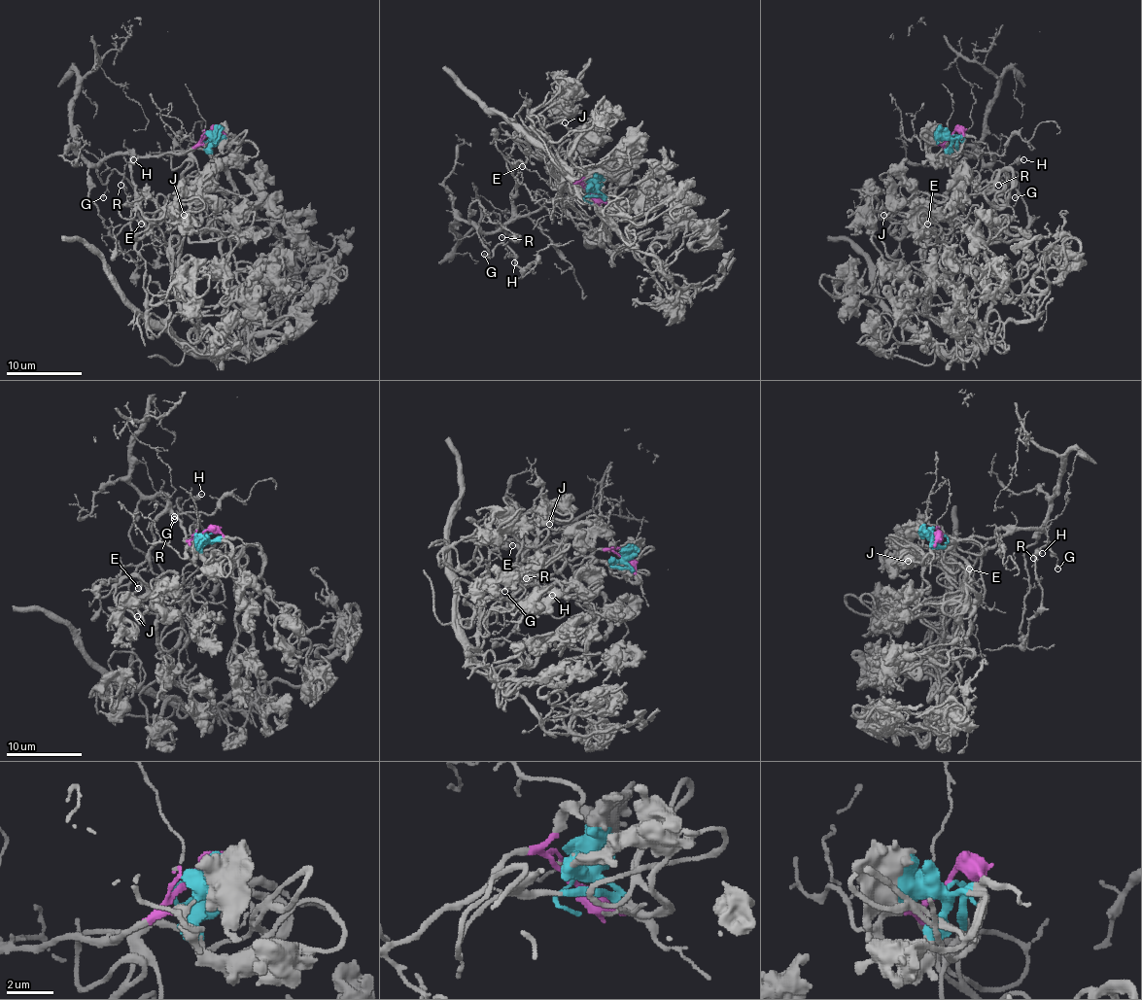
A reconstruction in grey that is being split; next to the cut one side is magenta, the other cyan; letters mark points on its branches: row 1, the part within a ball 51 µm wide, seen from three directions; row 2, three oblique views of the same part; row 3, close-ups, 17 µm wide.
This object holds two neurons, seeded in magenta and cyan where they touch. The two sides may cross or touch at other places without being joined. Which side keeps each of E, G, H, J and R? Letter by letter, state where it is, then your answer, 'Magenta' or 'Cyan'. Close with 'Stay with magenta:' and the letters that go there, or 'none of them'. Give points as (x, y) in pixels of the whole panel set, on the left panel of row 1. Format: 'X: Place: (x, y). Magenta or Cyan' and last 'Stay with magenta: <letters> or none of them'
E: Place: (141, 224). Magenta
G: Place: (103, 197). Magenta
H: Place: (133, 159). Magenta
J: Place: (184, 215). Cyan
R: Place: (121, 185). Magenta
Stay with magenta: E, G, H, R

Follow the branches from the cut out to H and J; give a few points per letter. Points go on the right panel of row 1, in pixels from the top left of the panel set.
H: (953, 133), (944, 149), (971, 156), (991, 155), (991, 170), (1009, 183), (1017, 173), (1005, 170), (1023, 160)
J: (953, 133), (955, 166), (993, 189), (1003, 278), (967, 348), (927, 302), (923, 212), (883, 215)

